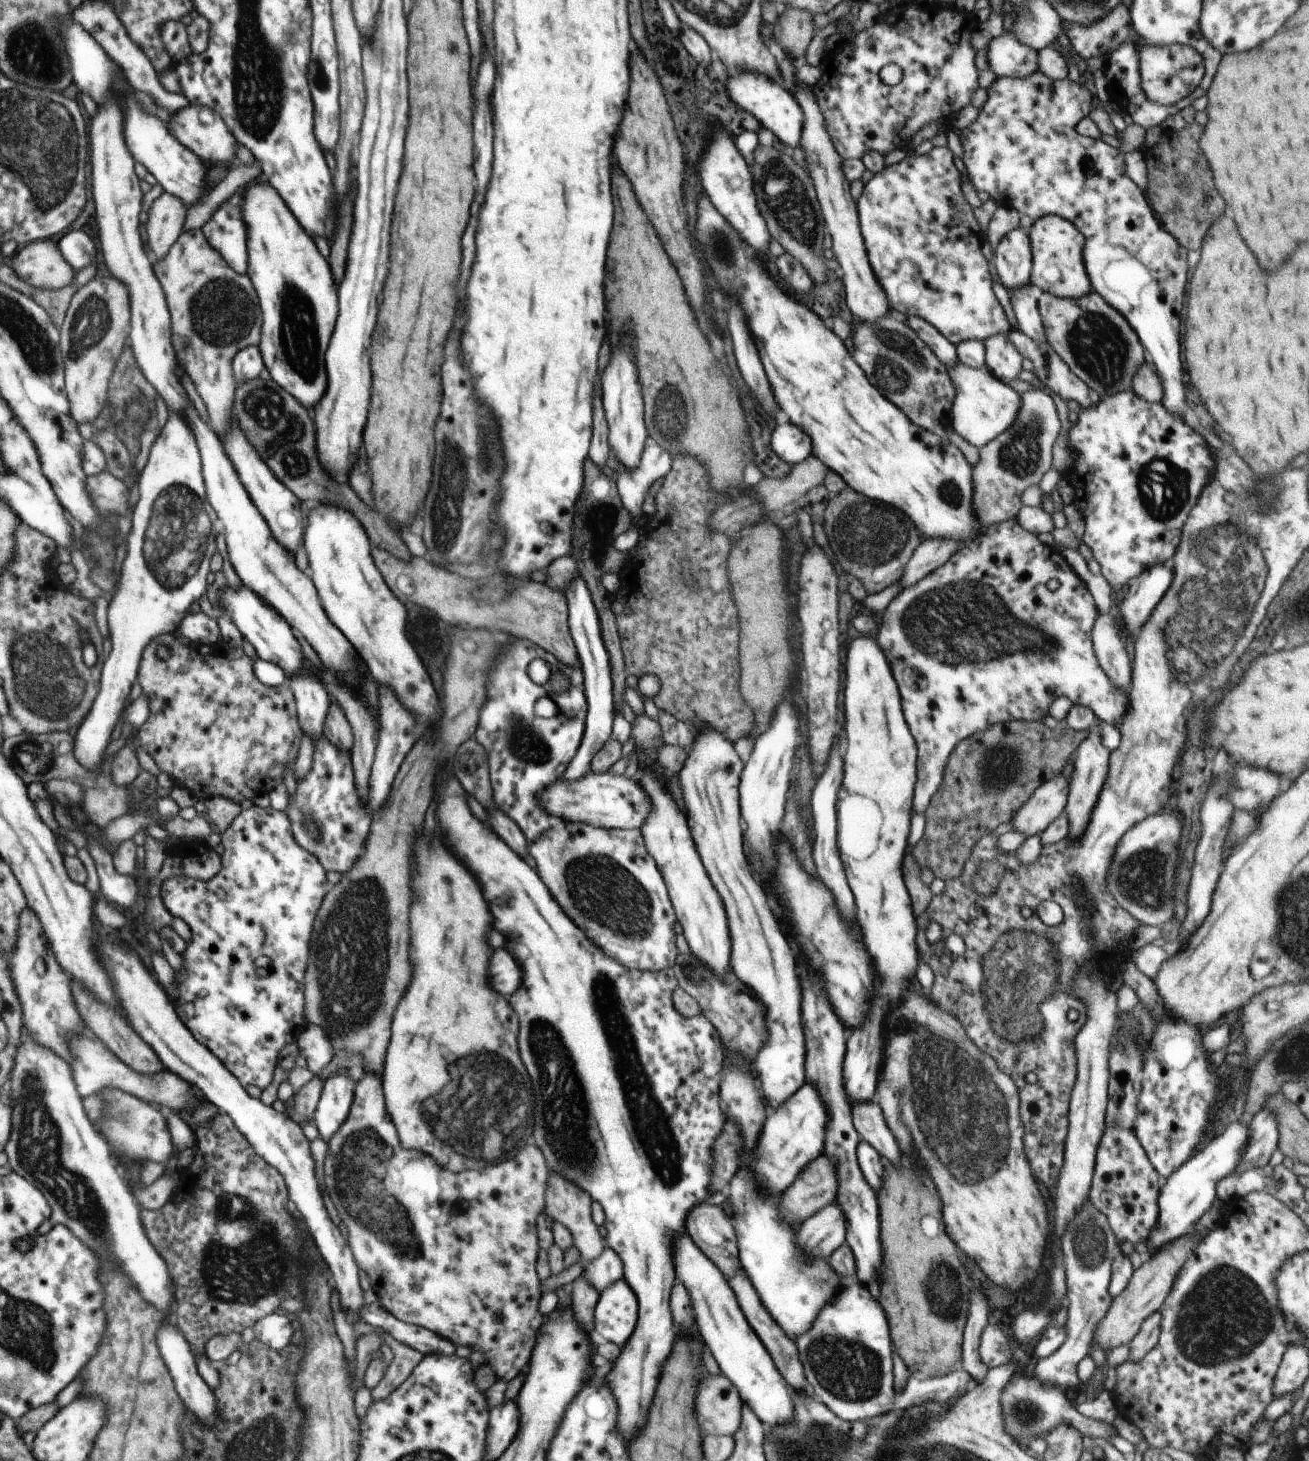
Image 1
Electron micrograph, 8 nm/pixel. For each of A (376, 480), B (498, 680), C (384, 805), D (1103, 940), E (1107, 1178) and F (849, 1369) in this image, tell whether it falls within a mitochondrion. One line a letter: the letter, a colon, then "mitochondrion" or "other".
A: other
B: mitochondrion
C: other
D: other
E: other
F: mitochondrion

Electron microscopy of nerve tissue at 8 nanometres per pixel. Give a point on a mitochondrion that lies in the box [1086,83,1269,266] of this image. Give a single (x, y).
(1180, 184)

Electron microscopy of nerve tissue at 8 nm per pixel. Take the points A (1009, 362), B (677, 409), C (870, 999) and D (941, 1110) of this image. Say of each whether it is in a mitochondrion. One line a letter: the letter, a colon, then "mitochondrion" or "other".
A: other
B: mitochondrion
C: other
D: mitochondrion

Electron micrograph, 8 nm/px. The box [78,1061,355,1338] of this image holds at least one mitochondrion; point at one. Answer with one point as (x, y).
(241, 1273)

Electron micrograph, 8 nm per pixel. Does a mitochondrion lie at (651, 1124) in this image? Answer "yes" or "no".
yes

